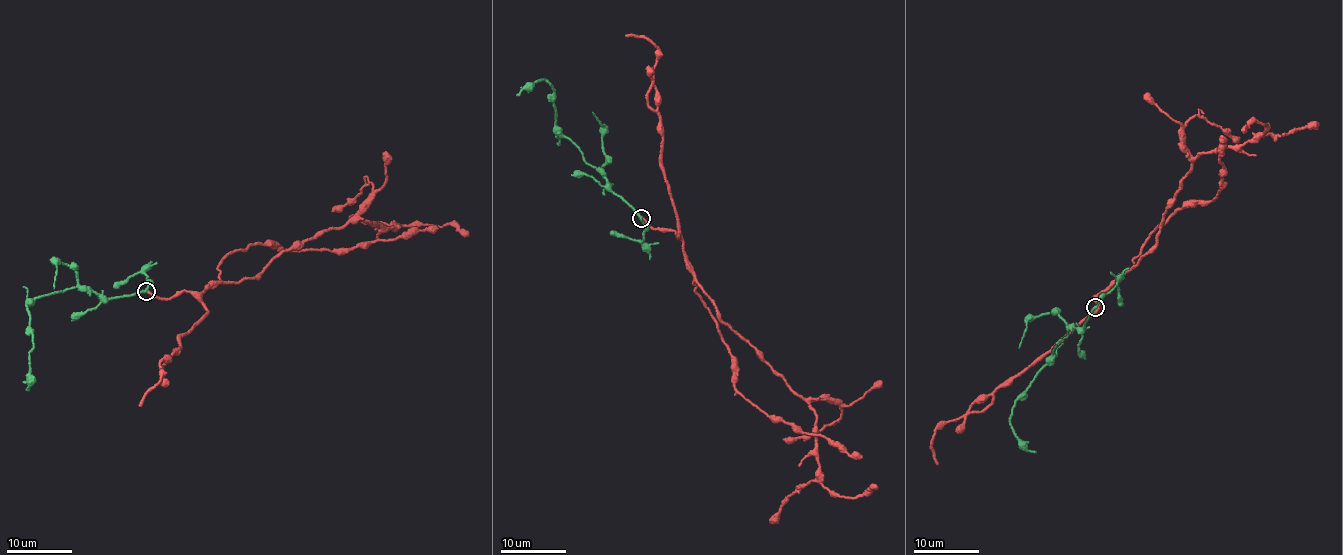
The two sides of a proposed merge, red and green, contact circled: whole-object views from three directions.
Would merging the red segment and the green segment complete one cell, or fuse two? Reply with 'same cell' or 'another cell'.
same cell

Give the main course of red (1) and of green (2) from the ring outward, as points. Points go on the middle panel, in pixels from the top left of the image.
1: (641, 218), (673, 230), (719, 319), (809, 404), (823, 485), (852, 498), (876, 485)
2: (641, 218), (561, 132), (555, 122), (553, 85), (541, 78), (517, 95)

